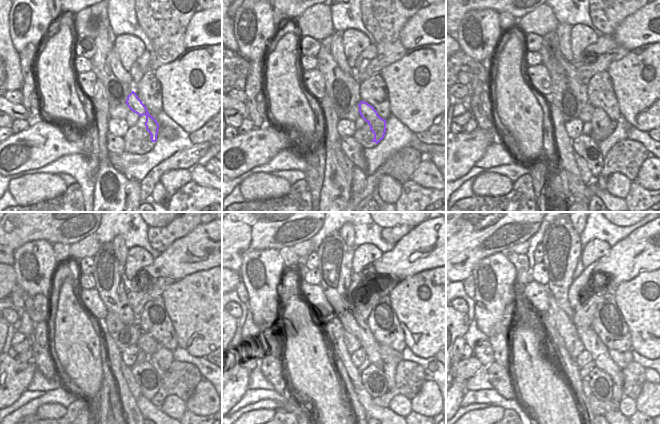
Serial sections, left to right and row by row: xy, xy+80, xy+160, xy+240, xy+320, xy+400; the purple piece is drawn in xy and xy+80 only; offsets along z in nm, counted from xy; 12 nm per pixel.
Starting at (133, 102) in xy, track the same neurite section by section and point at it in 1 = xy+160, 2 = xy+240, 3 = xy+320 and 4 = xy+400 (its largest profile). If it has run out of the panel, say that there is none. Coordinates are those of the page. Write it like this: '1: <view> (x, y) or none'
1: xy+160 (602, 124)
2: xy+240 (161, 360)
3: xy+320 (388, 369)
4: xy+400 (617, 382)

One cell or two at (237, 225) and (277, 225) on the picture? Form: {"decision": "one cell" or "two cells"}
{"decision": "one cell"}

